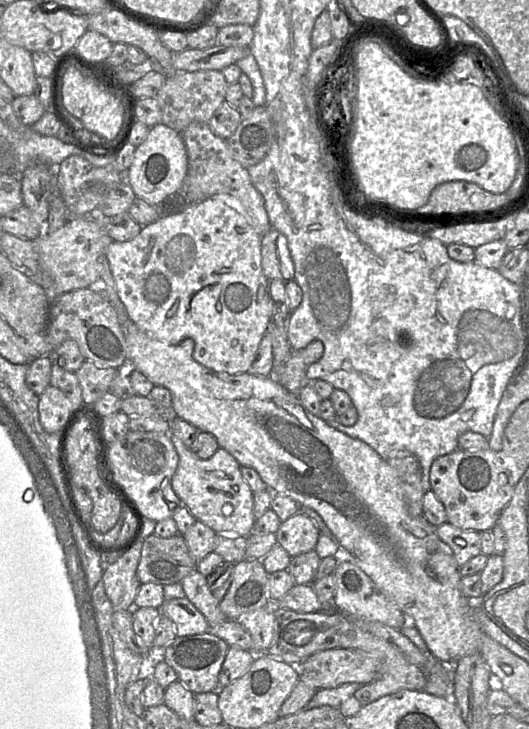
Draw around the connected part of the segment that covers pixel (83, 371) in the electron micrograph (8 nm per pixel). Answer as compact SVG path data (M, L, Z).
M89 360L84 361L75 371L82 390L82 399L88 403L95 403L110 390L112 381L118 374L119 368L99 368Z

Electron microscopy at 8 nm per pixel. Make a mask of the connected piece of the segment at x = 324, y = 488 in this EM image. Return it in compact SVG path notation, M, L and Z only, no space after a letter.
M127 319L127 321L122 322L121 325L122 325L122 328L123 328L123 332L124 332L124 336L125 336L125 340L126 340L126 346L127 346L127 363L130 365L130 368L134 368L134 369L140 371L142 374L144 374L154 385L156 385L156 386L163 386L163 387L167 388L171 392L171 395L172 395L172 408L174 409L176 417L180 418L180 419L183 419L186 422L189 422L190 424L192 424L193 426L195 426L196 428L198 428L200 431L205 431L205 432L208 432L208 433L212 434L216 438L216 440L217 440L220 448L223 448L227 452L229 452L238 461L238 463L241 466L248 466L248 467L253 468L259 474L259 476L261 477L261 479L263 480L263 482L267 485L268 489L270 489L274 494L279 494L279 495L287 496L287 497L295 500L300 506L305 506L305 507L311 508L315 512L317 512L318 515L323 519L323 521L325 522L325 524L327 525L327 527L329 528L329 530L331 531L331 533L333 534L334 540L338 544L338 547L341 550L344 550L347 554L349 554L351 556L351 562L354 563L354 564L356 564L366 575L368 575L371 578L371 580L374 582L374 584L377 586L377 588L389 600L391 600L393 603L395 603L397 605L397 607L402 611L403 615L409 616L409 617L411 617L413 619L414 624L415 624L415 628L419 631L420 635L422 636L424 642L426 643L426 645L428 647L429 652L431 653L431 655L434 658L436 658L437 660L439 660L443 664L447 665L448 667L451 667L460 658L462 658L464 656L471 655L471 654L474 654L474 653L479 653L480 654L482 638L486 634L483 633L483 631L481 630L479 624L477 623L477 621L475 620L475 618L473 616L473 605L472 605L473 601L479 601L479 600L469 600L462 593L461 588L460 588L460 580L461 580L461 577L462 577L462 575L460 574L460 567L459 567L459 565L457 564L457 562L455 560L455 557L454 557L454 554L453 554L451 548L447 544L445 544L438 537L438 535L436 533L436 527L433 526L433 525L431 525L426 520L426 518L423 515L422 516L418 516L418 517L413 517L413 516L411 516L409 514L408 507L407 507L407 502L406 502L406 498L405 498L402 486L400 484L398 475L395 472L395 470L388 464L387 461L385 461L383 458L381 458L379 456L379 454L376 453L365 442L363 442L361 440L358 440L358 439L355 439L355 438L352 438L352 437L346 435L345 433L340 432L340 431L332 428L324 420L322 420L319 416L311 414L305 408L305 406L300 402L300 400L297 397L297 394L291 393L288 390L286 390L274 378L272 378L272 377L265 377L265 376L256 376L256 375L252 375L252 374L249 374L249 373L242 373L242 374L234 374L234 375L232 375L232 374L228 374L228 373L225 373L225 372L216 372L214 370L206 368L205 366L199 364L198 362L196 362L193 359L193 355L192 354L193 354L194 342L193 342L192 339L184 339L183 341L181 341L177 345L170 345L170 344L167 344L167 343L165 343L163 341L160 341L160 340L157 340L157 339L155 339L153 337L148 336L145 332L143 332L142 330L140 330L137 327L137 325L134 322L132 322L130 319Z

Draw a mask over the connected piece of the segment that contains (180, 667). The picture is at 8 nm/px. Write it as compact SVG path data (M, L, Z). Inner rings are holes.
M210 632L186 637L176 637L157 656L162 658L177 674L180 681L193 694L218 690L218 676L229 650L228 644Z

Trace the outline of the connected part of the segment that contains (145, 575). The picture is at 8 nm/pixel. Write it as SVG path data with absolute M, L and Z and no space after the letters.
M177 533L172 537L162 538L151 534L143 541L137 578L141 584L179 584L192 571L197 571L197 562L183 535Z

